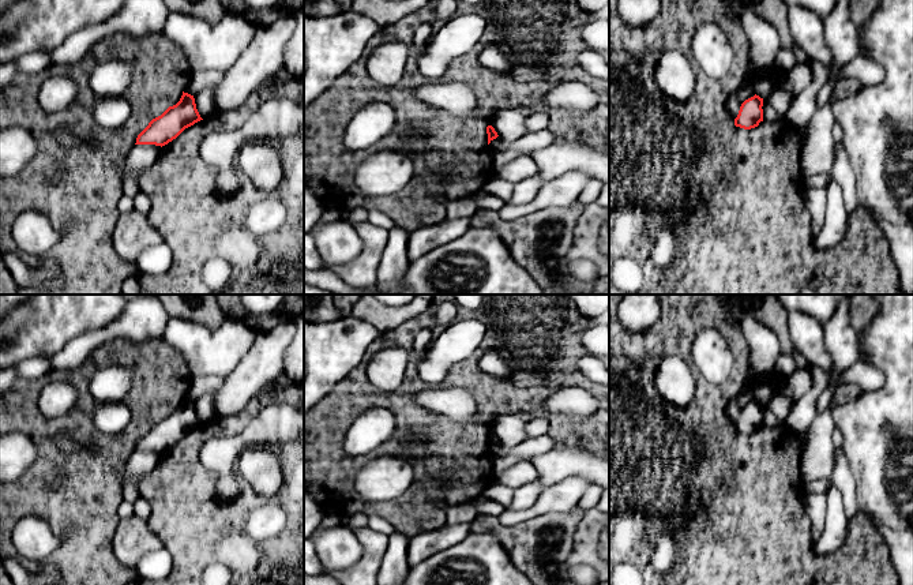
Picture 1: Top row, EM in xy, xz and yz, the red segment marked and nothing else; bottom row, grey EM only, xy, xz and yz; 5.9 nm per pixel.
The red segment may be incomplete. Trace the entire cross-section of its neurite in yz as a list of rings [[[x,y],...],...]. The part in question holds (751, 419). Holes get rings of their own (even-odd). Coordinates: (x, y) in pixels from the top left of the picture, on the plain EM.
[[[754,401],[748,405],[745,405],[739,416],[737,423],[734,424],[734,431],[751,435],[759,431],[760,427],[763,427],[763,404],[759,401]]]

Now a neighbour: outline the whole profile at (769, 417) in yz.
[[[763,405],[763,425],[764,427],[786,427],[786,421],[778,419],[767,405]]]

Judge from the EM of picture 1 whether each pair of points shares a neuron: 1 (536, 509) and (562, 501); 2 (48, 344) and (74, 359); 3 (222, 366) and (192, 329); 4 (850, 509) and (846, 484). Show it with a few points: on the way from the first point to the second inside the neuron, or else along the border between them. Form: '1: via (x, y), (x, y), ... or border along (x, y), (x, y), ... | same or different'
1: via (543, 506), (549, 501), (555, 501) | same
2: border along (87, 332), (72, 337), (49, 356) | different
3: via (222, 355), (203, 334) | same
4: via (850, 503), (848, 490) | same

